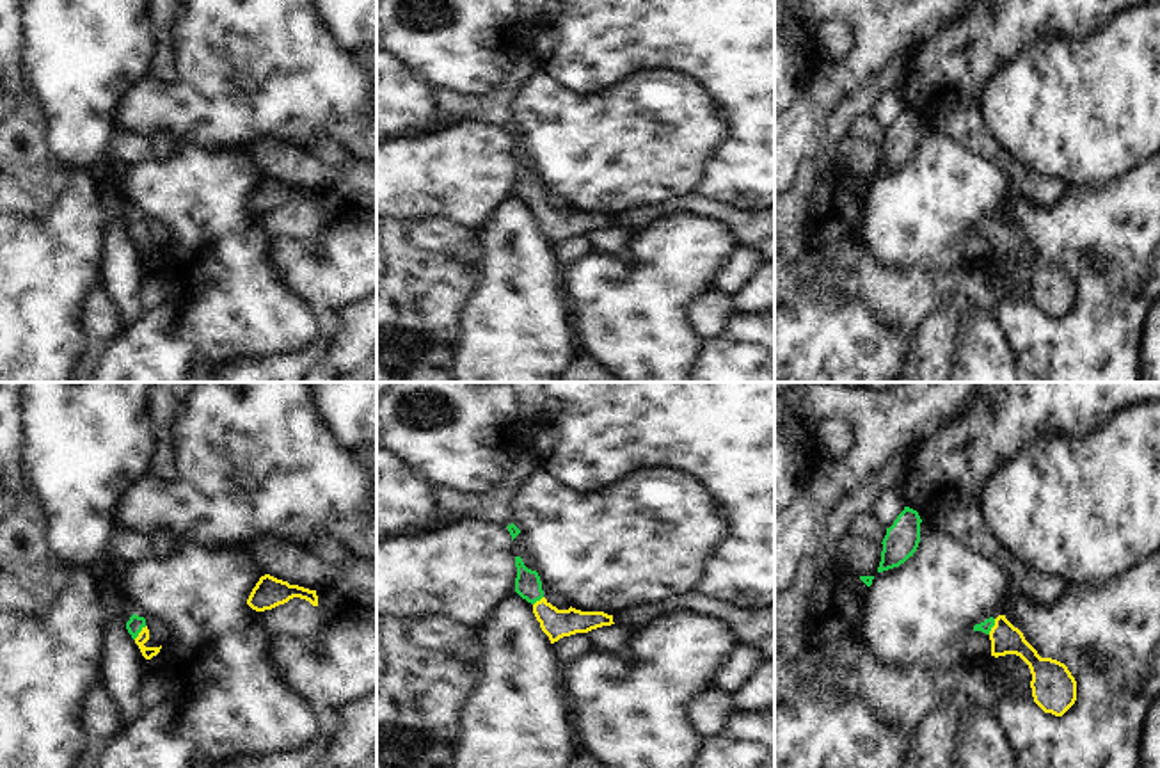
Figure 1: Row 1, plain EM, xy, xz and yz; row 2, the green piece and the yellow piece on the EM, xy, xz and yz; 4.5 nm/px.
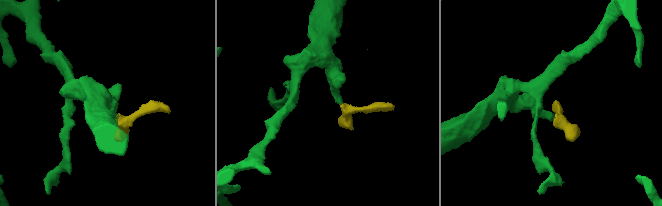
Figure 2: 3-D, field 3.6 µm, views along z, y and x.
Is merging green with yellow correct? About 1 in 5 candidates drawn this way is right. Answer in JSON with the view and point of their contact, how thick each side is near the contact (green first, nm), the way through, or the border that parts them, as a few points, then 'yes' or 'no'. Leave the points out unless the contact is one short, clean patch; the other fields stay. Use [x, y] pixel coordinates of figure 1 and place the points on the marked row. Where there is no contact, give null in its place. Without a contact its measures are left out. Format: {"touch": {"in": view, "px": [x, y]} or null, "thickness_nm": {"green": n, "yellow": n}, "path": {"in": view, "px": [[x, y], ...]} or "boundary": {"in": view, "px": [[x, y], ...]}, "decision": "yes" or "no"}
{"touch": {"in": "xy", "px": [139, 632]}, "thickness_nm": {"green": 70, "yellow": 60}, "path": {"in": "xy", "px": [[135, 623], [139, 632], [141, 646], [148, 653]]}, "decision": "yes"}

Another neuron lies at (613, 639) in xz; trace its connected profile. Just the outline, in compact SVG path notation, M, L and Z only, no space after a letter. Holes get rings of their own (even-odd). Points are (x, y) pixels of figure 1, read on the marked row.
M618 624L602 626L586 633L595 651L606 651L611 656L618 658L622 663L631 663L631 635L632 628Z

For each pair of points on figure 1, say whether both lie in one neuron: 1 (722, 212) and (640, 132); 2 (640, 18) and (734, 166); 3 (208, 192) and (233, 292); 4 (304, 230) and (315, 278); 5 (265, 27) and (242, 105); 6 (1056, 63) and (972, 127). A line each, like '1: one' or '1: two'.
1: two
2: one
3: one
4: two
5: one
6: two

